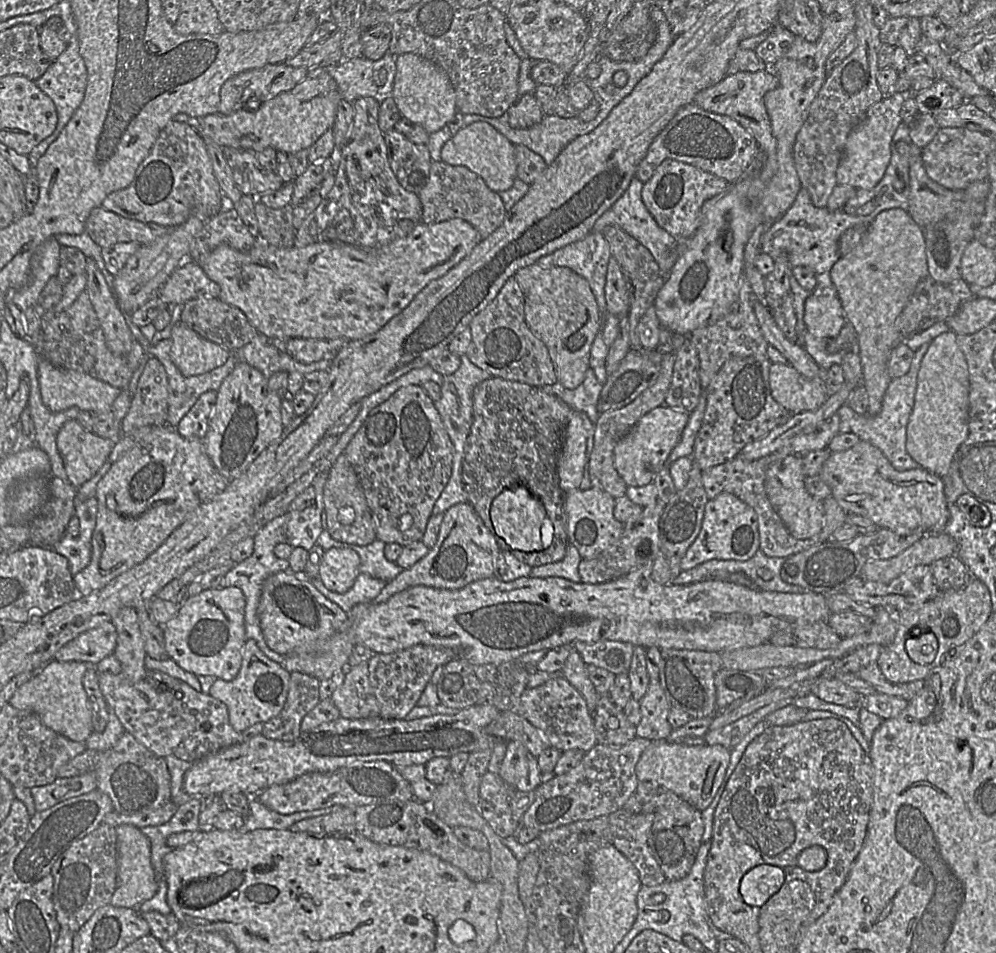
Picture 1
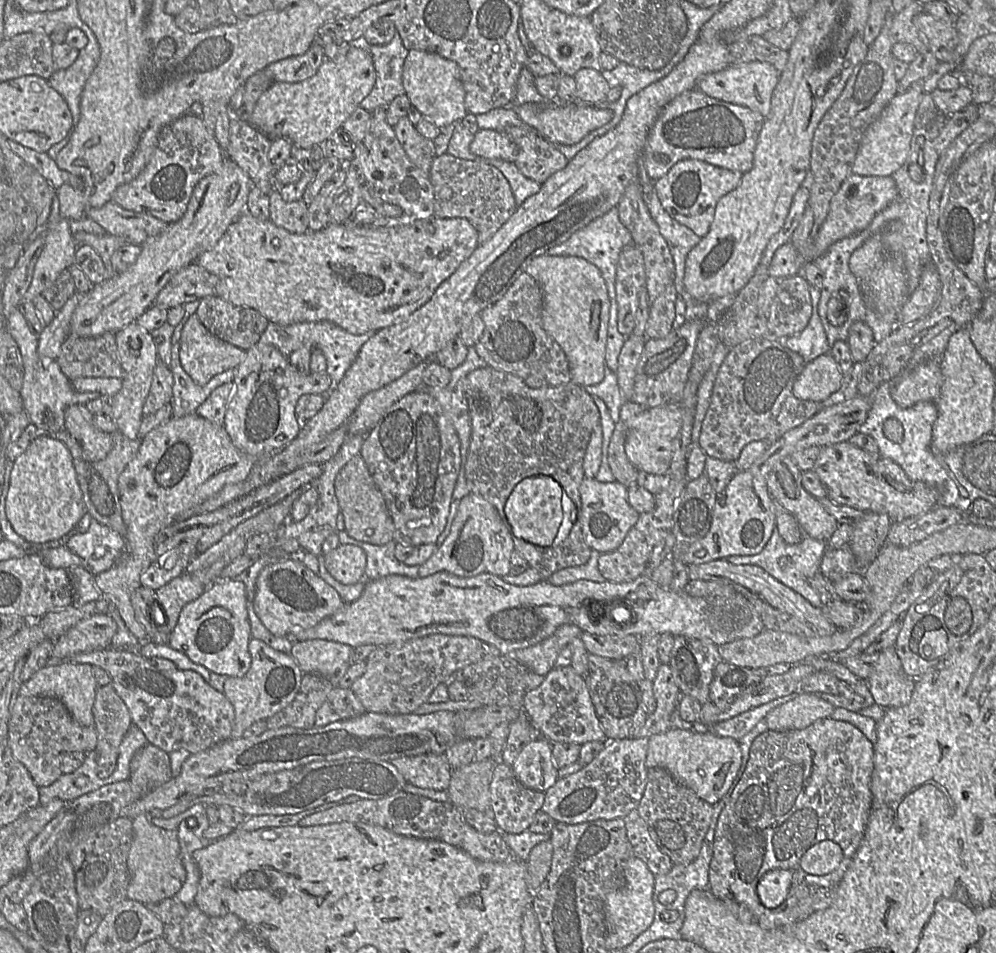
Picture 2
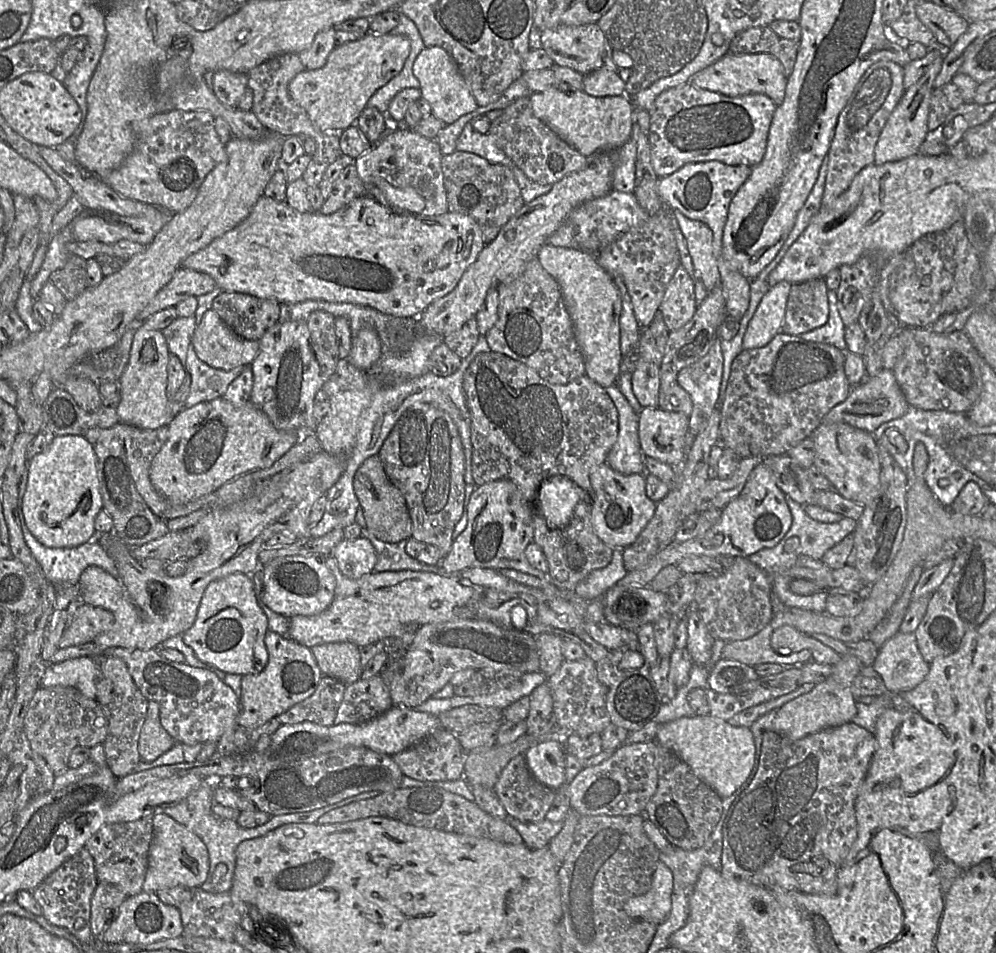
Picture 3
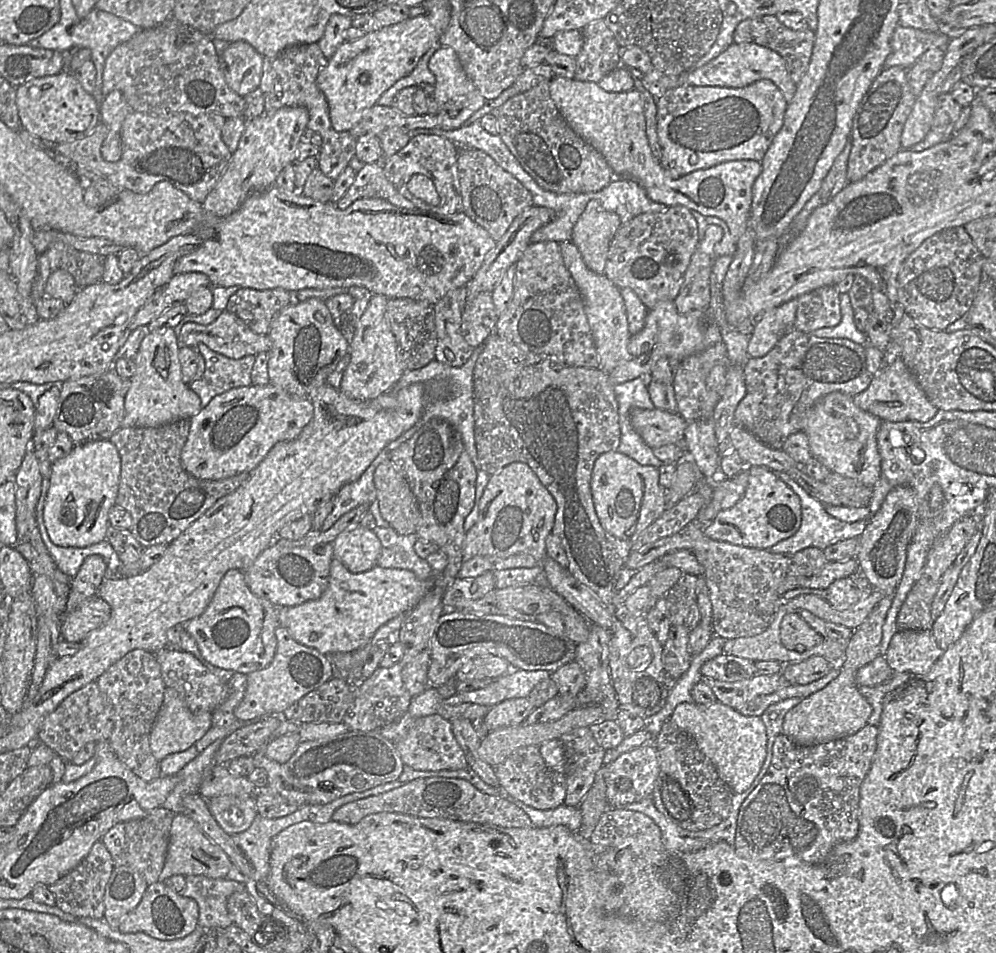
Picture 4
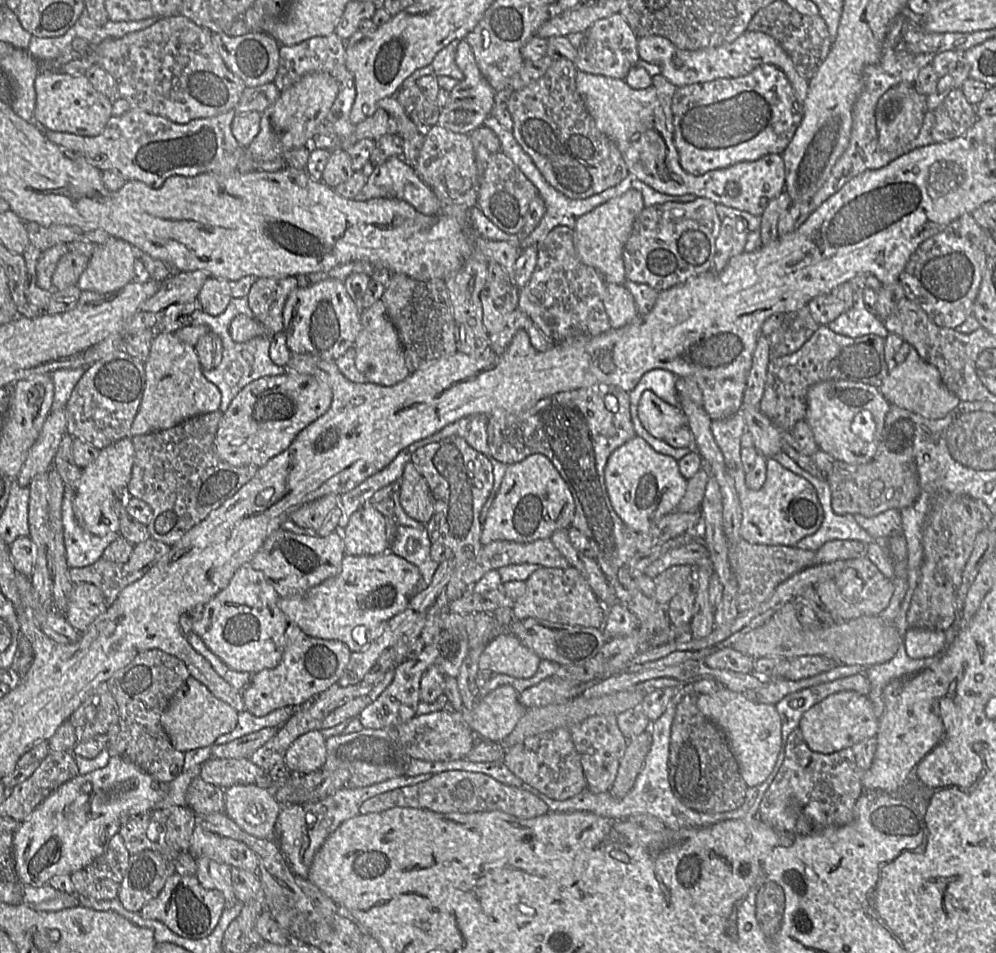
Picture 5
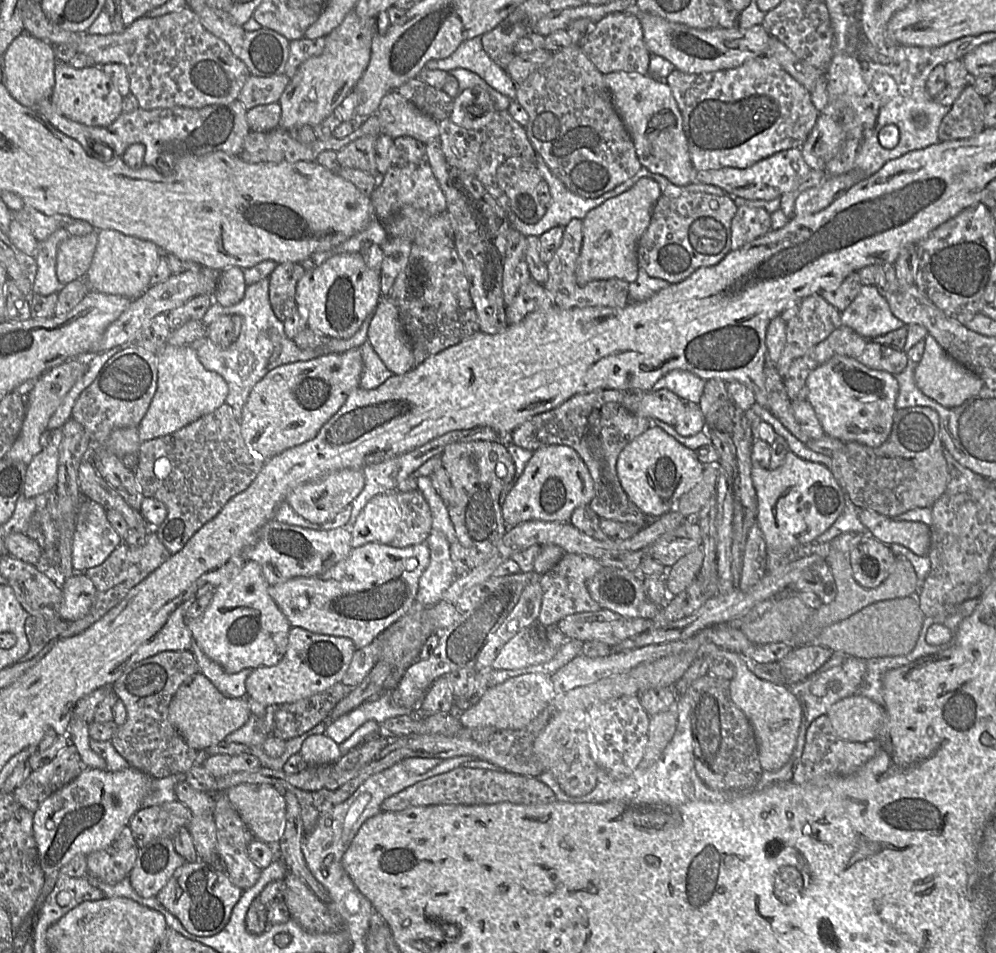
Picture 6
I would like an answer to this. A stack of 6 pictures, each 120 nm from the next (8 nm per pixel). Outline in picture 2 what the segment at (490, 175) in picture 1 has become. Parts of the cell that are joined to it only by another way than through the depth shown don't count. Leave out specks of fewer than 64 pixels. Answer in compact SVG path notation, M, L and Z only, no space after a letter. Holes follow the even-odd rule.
M479 129L470 144L470 151L482 159L515 161L518 148L503 132L494 129Z

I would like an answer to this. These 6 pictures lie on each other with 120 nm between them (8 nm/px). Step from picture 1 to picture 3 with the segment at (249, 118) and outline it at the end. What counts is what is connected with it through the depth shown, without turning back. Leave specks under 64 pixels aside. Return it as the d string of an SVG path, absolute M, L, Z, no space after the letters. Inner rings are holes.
M368 33L330 53L326 64L297 74L289 84L291 98L323 132L342 132L355 125L370 97L402 70L411 50L410 40L402 35Z

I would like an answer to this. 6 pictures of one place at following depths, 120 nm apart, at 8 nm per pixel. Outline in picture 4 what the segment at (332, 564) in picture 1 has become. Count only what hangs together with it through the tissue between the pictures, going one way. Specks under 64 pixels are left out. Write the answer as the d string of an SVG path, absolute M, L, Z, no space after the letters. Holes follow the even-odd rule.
M357 526L340 534L333 542L333 555L352 573L375 567L381 554L381 542L373 529Z

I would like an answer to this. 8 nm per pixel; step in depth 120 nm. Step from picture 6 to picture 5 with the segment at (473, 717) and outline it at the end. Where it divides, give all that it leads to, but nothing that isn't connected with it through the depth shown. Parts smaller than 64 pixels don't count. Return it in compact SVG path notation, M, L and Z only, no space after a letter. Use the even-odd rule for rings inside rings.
M502 685L477 700L469 727L479 739L501 742L515 728L527 709L520 703L519 694L511 685Z

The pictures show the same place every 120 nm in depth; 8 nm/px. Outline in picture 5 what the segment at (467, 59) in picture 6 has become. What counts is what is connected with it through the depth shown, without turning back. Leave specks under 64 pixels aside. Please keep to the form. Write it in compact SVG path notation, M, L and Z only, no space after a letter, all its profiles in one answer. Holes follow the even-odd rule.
M455 40L440 50L429 65L415 71L409 76L403 82L401 89L407 88L411 84L415 84L415 82L424 76L448 76L459 81L463 80L463 73L455 62L455 55L460 42L461 40Z

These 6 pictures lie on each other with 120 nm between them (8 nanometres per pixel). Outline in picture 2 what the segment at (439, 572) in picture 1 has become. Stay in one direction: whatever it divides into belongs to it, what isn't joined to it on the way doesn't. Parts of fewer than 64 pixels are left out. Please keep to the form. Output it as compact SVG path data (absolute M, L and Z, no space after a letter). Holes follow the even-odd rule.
M470 492L460 500L445 541L419 566L418 577L424 578L438 572L449 572L459 577L472 577L483 572L509 575L513 551L514 537L504 517L488 500Z

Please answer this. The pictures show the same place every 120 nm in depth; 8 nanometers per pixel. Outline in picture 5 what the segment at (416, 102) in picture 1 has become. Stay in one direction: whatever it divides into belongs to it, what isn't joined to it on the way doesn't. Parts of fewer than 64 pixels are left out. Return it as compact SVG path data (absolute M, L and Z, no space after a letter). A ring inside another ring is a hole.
M463 39L458 44L455 62L463 73L463 80L449 92L446 105L441 109L438 125L459 134L469 135L484 125L484 121L492 115L495 106L495 91L481 74L469 44Z

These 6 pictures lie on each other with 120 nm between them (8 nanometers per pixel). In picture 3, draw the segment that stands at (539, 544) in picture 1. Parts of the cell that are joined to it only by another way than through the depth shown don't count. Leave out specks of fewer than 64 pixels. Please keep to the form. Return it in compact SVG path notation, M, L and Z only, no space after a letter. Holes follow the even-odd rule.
M555 475L545 479L534 498L536 514L545 519L550 529L566 527L585 492L569 478Z

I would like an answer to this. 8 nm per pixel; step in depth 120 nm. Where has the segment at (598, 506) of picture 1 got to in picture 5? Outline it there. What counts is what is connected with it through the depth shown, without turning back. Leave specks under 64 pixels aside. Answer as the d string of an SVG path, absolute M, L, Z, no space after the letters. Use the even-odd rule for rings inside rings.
M635 436L614 450L605 466L604 478L607 493L615 512L626 525L638 534L648 531L662 517L673 512L687 488L687 479L681 475L678 461L671 456L656 452L639 436Z

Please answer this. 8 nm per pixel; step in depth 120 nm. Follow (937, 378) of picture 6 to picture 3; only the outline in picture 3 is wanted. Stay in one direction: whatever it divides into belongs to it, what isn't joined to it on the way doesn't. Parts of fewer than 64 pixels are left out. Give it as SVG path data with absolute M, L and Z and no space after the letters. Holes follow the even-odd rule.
M882 369L876 376L852 388L846 400L832 408L825 415L821 424L847 423L872 433L883 423L902 418L909 408L893 370Z

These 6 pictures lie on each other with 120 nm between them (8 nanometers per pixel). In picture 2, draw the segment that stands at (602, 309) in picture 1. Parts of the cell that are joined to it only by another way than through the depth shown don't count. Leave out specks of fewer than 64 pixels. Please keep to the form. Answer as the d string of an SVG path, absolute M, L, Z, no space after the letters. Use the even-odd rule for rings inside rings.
M616 206L573 233L563 243L550 248L545 254L550 256L577 256L595 265L605 281L609 299L614 300L614 296L616 296L615 279L617 264L624 246L629 244L633 244L631 233L621 222Z

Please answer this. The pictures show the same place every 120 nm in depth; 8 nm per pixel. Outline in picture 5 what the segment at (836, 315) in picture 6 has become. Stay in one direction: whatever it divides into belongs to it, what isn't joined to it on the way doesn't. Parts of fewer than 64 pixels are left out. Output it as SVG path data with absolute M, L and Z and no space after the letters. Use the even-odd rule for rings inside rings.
M807 305L787 313L780 328L772 334L771 357L777 358L795 353L819 327Z

